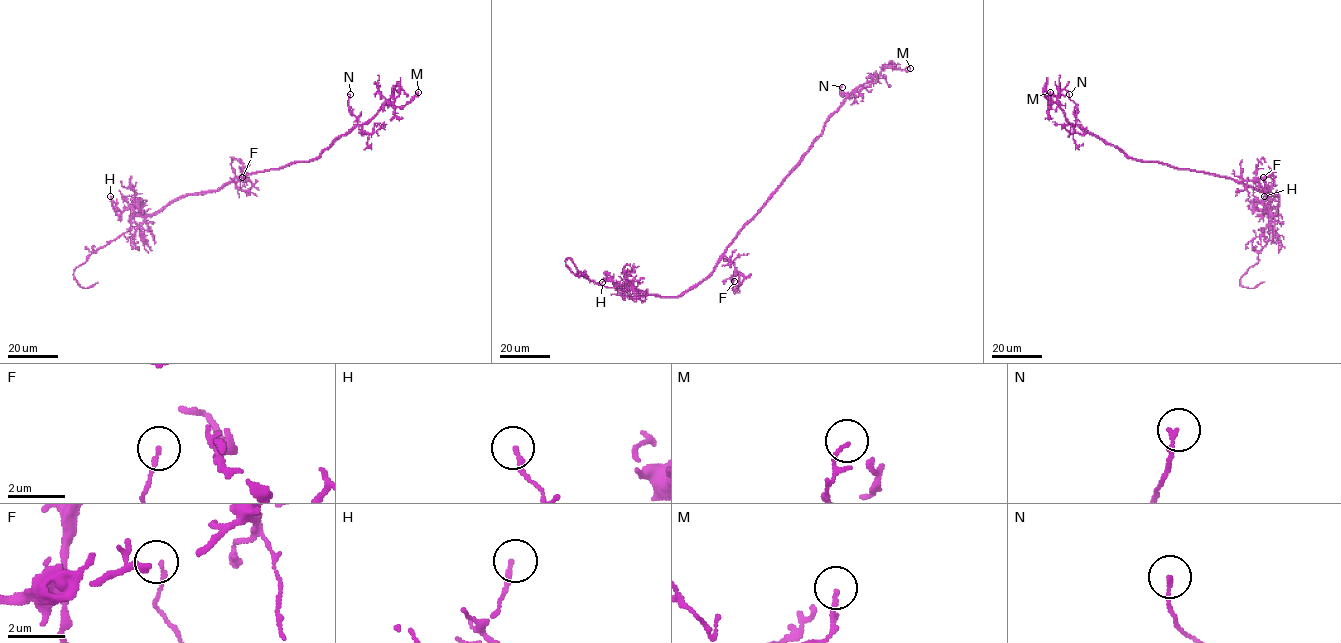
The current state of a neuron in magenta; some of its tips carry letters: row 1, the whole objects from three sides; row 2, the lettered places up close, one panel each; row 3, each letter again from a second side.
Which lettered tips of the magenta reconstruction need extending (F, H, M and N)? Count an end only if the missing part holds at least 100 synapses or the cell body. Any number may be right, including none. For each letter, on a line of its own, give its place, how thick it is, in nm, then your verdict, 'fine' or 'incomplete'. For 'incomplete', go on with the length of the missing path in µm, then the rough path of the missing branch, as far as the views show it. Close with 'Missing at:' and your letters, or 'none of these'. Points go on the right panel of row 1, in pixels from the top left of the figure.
F: at (1263, 177); 140 nm thick; fine
H: at (1264, 196); 180 nm thick; fine
M: at (1050, 92); 120 nm thick; fine
N: at (1069, 94); 140 nm thick; fine
Missing at: none of these

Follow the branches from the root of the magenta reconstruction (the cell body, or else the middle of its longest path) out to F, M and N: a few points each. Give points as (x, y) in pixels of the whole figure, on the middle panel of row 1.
F: (732, 241), (725, 255), (744, 277), (736, 286), (732, 285), (734, 281)
M: (732, 241), (797, 165), (821, 133), (825, 122), (851, 94), (885, 66), (901, 70), (907, 66), (910, 68)
N: (732, 241), (797, 165), (821, 133), (825, 122), (849, 95), (839, 93), (842, 87)

